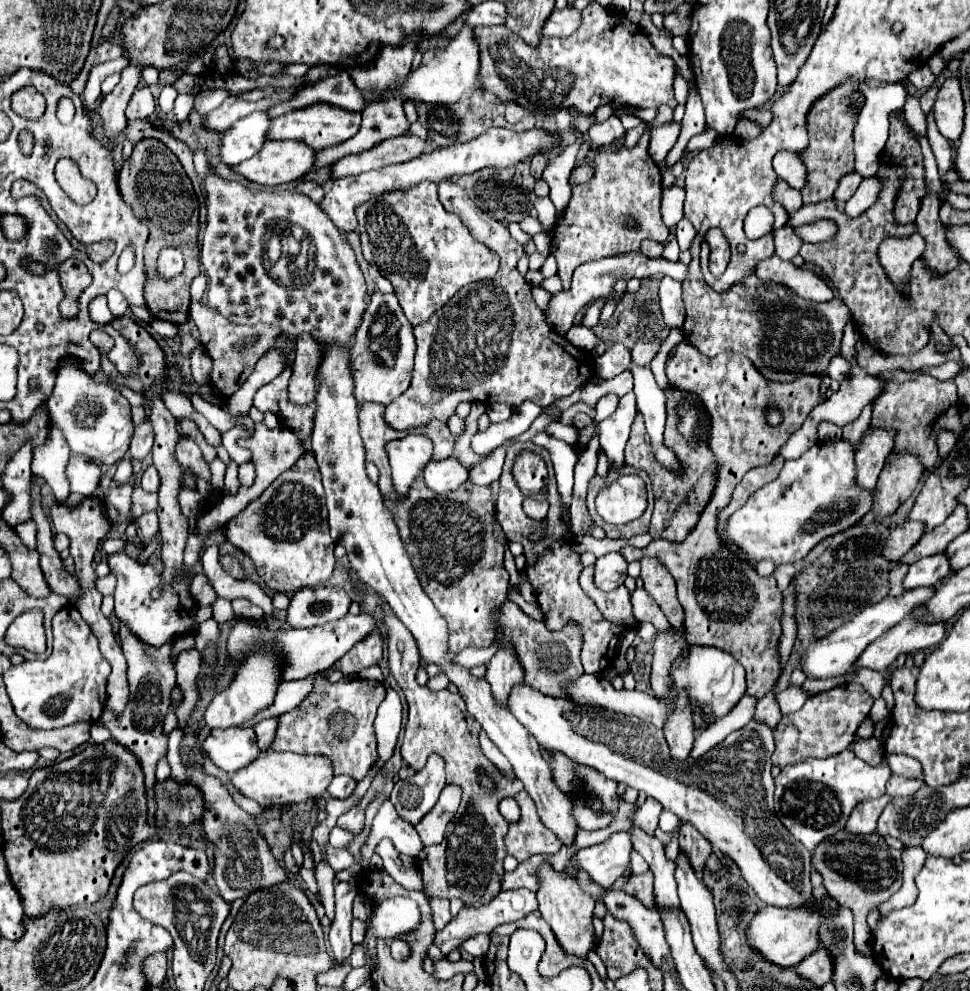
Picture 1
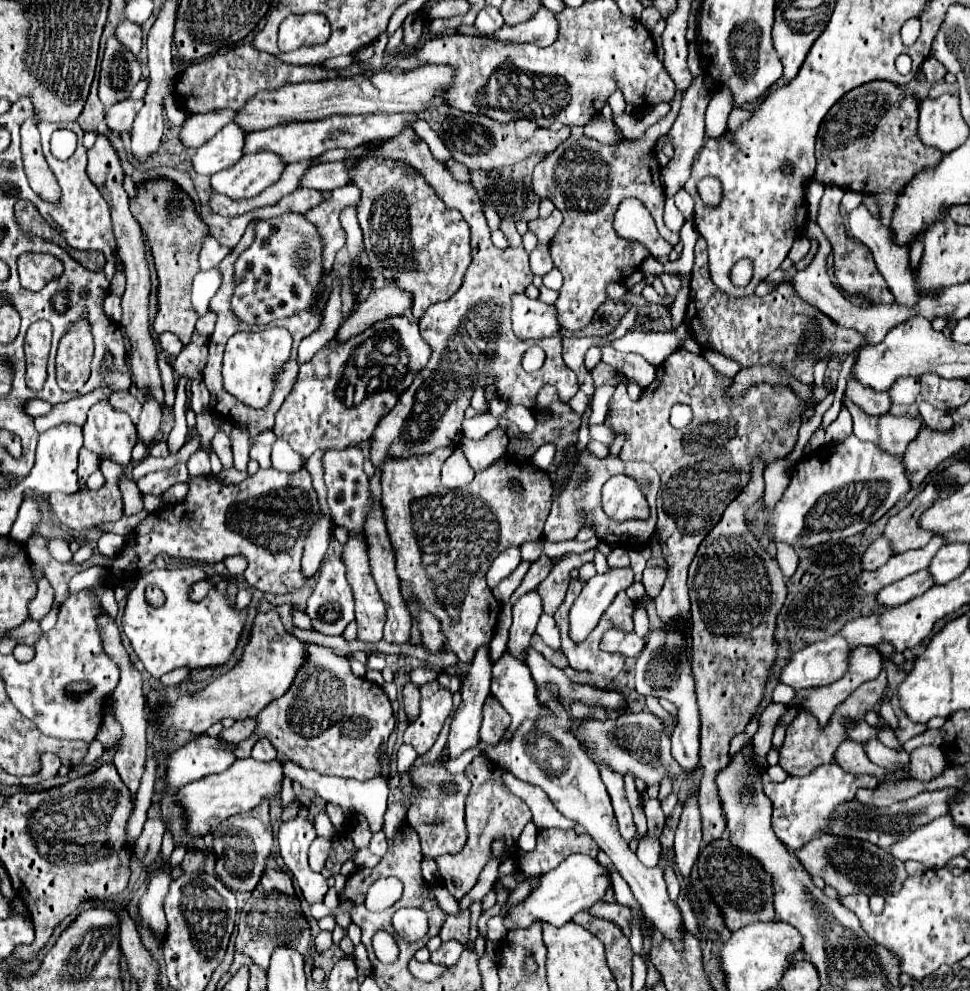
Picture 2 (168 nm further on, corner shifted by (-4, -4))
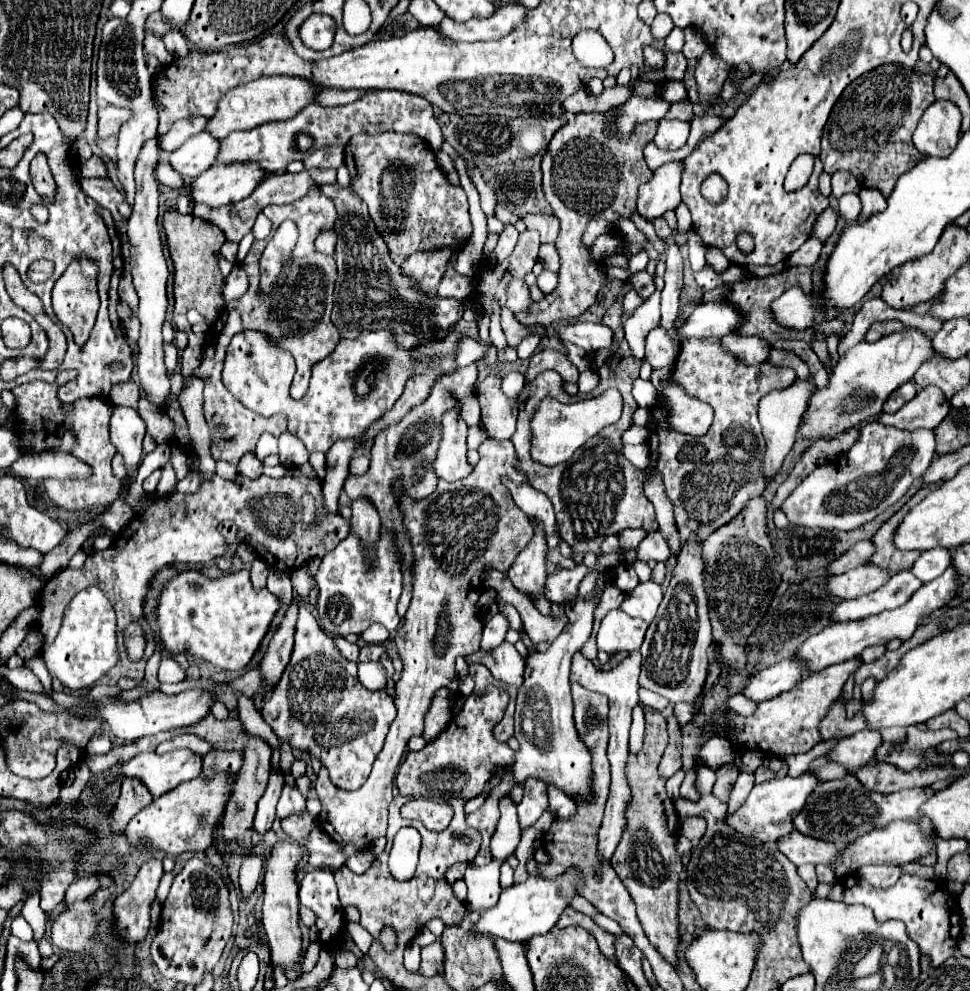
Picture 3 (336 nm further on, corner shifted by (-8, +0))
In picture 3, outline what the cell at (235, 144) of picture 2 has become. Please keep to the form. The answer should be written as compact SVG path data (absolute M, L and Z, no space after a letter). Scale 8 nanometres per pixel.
M194 134L188 138L178 150L170 156L170 166L182 174L184 180L196 178L196 174L208 170L212 162L216 160L216 148L220 146L218 140L214 140L210 134Z

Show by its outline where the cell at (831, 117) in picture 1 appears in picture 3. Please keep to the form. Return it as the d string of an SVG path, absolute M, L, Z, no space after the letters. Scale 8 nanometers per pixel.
M882 64L848 84L822 132L824 172L846 170L858 178L860 186L876 188L888 196L896 180L924 158L914 148L912 134L924 110L936 102L932 84L934 76L918 74L902 64Z

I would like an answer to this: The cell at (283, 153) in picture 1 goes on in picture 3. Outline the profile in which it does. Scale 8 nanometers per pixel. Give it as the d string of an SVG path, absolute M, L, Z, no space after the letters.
M212 164L188 184L188 194L194 204L220 208L252 194L264 176L266 174L260 174L256 166Z

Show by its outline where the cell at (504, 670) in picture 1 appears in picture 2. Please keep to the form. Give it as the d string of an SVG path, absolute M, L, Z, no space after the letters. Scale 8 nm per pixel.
M536 590L524 594L512 608L512 628L510 628L510 638L508 638L508 648L506 652L518 658L520 662L526 662L526 654L530 648L530 638L534 634L536 622L542 614L542 600Z

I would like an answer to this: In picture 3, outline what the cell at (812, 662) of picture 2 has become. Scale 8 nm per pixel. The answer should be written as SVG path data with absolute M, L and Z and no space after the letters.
M786 658L754 674L746 684L746 688L742 690L742 694L752 702L764 702L796 686L796 682L800 682L802 676L808 676L808 674L800 670L800 662L796 662L794 658Z

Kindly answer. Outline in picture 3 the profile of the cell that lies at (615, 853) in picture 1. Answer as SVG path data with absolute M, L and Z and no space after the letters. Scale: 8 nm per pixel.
M574 868L556 880L526 878L524 882L502 890L498 904L480 912L480 920L470 926L470 932L480 936L504 938L510 942L526 942L534 934L544 934L556 926L556 918L564 908L568 908L568 898L576 896L576 882L580 882L580 878L576 876Z

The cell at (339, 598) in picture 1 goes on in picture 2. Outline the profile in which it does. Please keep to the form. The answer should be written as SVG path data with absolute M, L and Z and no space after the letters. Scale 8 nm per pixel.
M330 556L324 560L324 564L318 572L318 584L308 598L306 614L310 616L314 630L318 630L322 634L330 634L330 636L340 636L344 632L344 628L348 626L348 622L354 620L354 598L352 598L348 582L346 582L344 564L336 556Z

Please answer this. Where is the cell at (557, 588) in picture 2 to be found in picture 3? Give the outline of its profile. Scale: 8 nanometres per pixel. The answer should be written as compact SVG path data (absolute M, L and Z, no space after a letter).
M624 530L620 534L620 544L624 548L636 548L644 538L646 538L646 530Z

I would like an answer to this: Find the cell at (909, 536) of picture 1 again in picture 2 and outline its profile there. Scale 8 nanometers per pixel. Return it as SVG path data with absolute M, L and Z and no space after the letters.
M880 536L878 540L874 540L868 550L862 556L862 568L864 570L878 570L880 566L884 566L888 560L892 558L892 548L890 548L890 540Z

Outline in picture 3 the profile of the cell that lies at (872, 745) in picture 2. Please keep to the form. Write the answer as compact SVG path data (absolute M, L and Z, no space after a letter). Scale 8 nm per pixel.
M860 730L848 738L842 738L834 744L834 748L826 754L826 758L834 764L844 766L850 774L860 766L868 764L874 756L876 746L882 742L882 736L872 730Z

